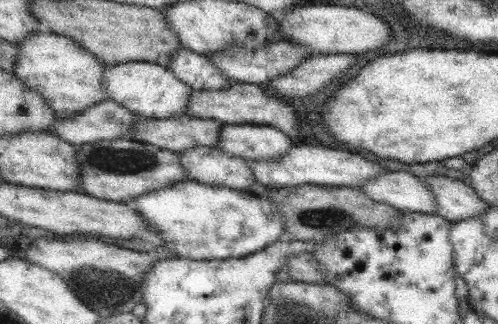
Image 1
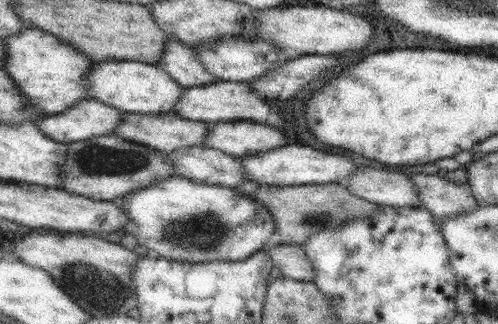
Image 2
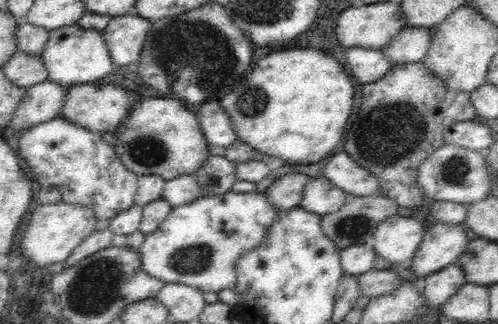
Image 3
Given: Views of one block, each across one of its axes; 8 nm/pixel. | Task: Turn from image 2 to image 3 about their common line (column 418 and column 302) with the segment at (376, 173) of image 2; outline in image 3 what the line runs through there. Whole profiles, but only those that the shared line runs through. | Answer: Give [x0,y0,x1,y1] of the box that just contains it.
[300,178,356,214]

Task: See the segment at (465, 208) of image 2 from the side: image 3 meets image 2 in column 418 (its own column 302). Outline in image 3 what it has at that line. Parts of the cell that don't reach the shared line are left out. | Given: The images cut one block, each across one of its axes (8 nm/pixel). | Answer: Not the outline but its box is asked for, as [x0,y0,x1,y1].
[264,172,310,212]

